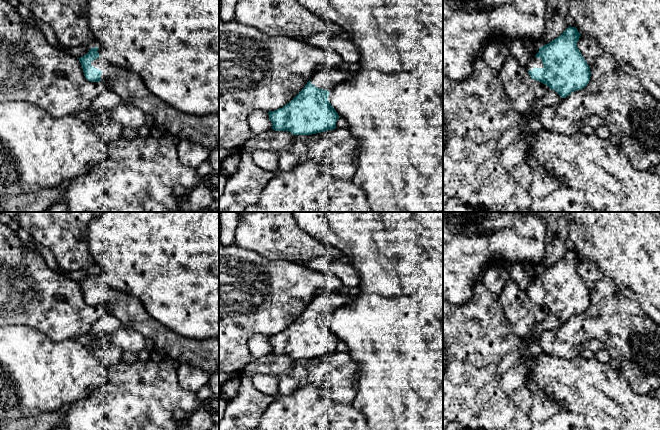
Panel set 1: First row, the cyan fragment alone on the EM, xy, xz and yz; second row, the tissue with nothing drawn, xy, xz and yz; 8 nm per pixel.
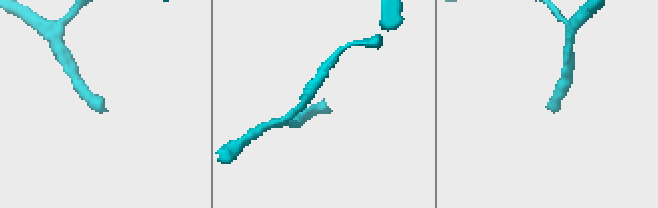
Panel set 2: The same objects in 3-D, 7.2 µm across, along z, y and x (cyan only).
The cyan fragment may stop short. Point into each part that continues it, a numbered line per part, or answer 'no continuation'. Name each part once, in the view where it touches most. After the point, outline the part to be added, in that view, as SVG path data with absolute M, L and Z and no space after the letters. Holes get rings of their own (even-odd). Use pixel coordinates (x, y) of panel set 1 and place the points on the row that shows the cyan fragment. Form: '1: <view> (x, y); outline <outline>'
1: xy (200, 129); outline M101 58L90 63L102 71L101 80L112 84L123 102L151 115L155 126L177 141L200 144L209 151L219 145L219 114L192 115L173 108L154 95L135 72L105 63Z

